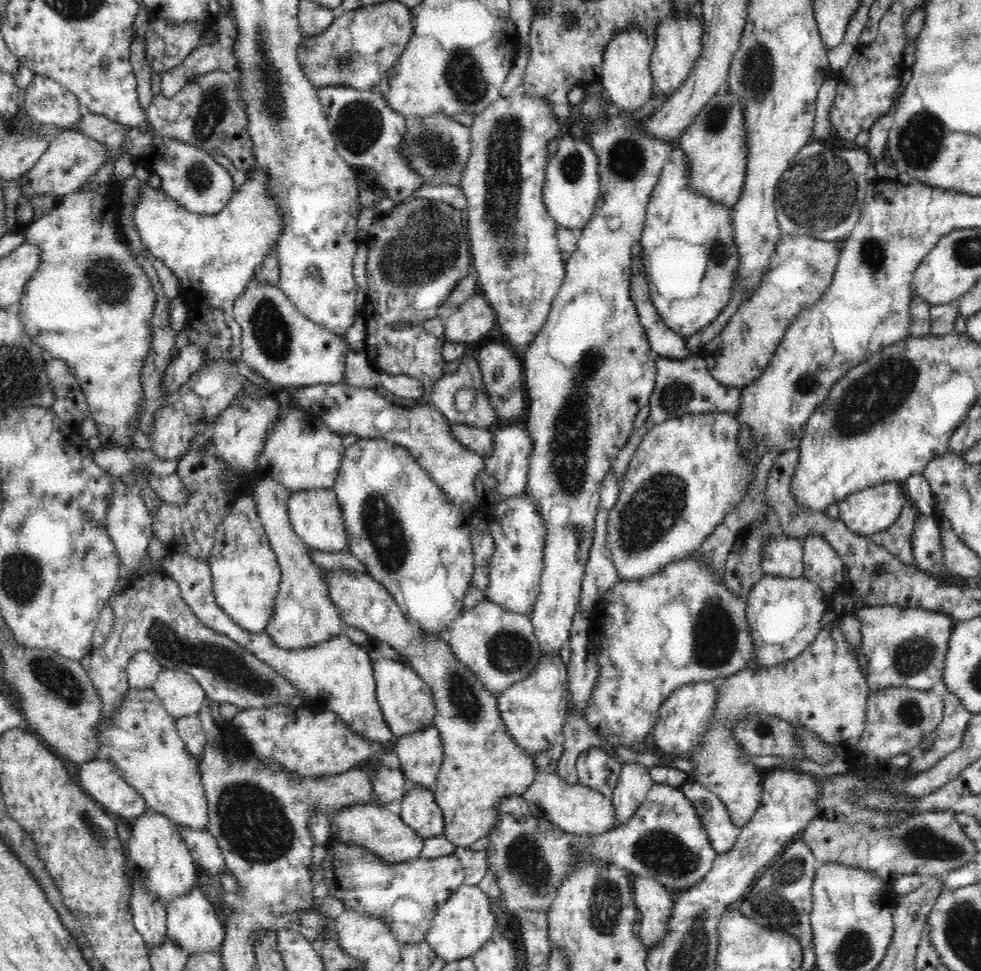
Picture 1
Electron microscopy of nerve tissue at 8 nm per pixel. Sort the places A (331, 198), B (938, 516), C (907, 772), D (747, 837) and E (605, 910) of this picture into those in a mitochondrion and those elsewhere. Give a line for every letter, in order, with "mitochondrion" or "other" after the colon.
A: other
B: other
C: other
D: other
E: mitochondrion

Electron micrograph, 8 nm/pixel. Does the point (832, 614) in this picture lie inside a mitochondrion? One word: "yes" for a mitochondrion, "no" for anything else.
no

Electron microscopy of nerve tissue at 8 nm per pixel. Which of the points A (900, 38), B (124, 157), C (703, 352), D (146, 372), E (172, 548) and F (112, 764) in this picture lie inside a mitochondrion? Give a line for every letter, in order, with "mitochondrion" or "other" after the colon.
A: other
B: other
C: other
D: other
E: other
F: other

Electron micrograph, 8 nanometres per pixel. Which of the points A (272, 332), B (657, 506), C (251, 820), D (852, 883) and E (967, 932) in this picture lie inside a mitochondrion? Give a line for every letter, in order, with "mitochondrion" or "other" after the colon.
A: mitochondrion
B: mitochondrion
C: mitochondrion
D: other
E: mitochondrion

